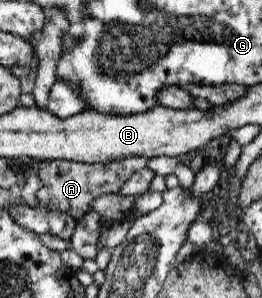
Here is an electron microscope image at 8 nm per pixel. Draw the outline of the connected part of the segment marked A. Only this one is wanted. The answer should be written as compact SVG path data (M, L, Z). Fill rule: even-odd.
M130 157L108 163L78 163L66 159L54 159L54 161L34 162L33 166L44 185L37 193L37 201L48 211L62 210L74 221L88 211L88 203L94 198L104 193L116 193L131 175L147 167L147 158Z

